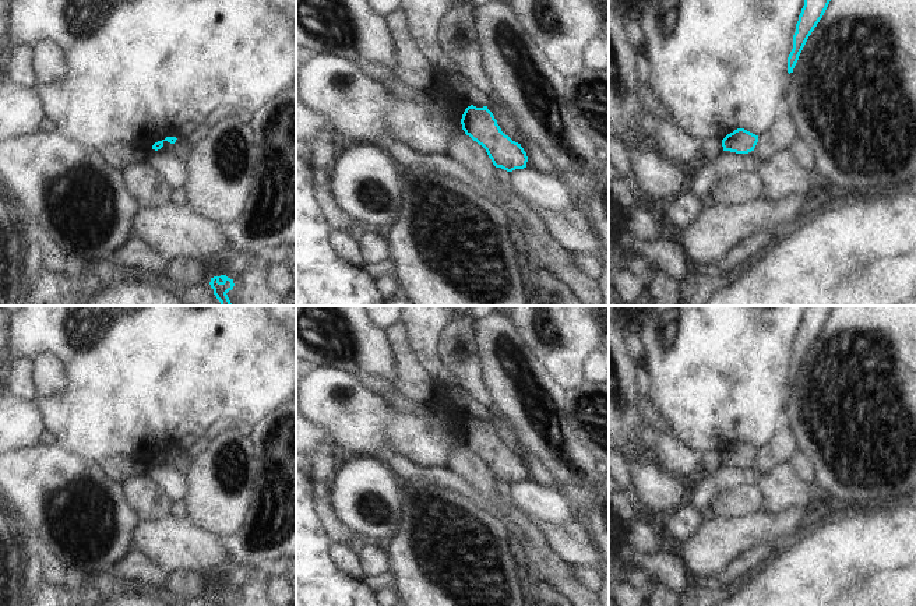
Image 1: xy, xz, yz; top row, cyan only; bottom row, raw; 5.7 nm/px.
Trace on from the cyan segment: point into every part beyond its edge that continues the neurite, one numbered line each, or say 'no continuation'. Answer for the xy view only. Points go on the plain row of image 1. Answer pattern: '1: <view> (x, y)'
no continuation

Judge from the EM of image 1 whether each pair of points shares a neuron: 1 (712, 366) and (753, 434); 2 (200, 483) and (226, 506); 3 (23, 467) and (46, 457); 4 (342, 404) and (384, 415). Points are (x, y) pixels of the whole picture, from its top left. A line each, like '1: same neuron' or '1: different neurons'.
1: same neuron
2: same neuron
3: same neuron
4: same neuron

